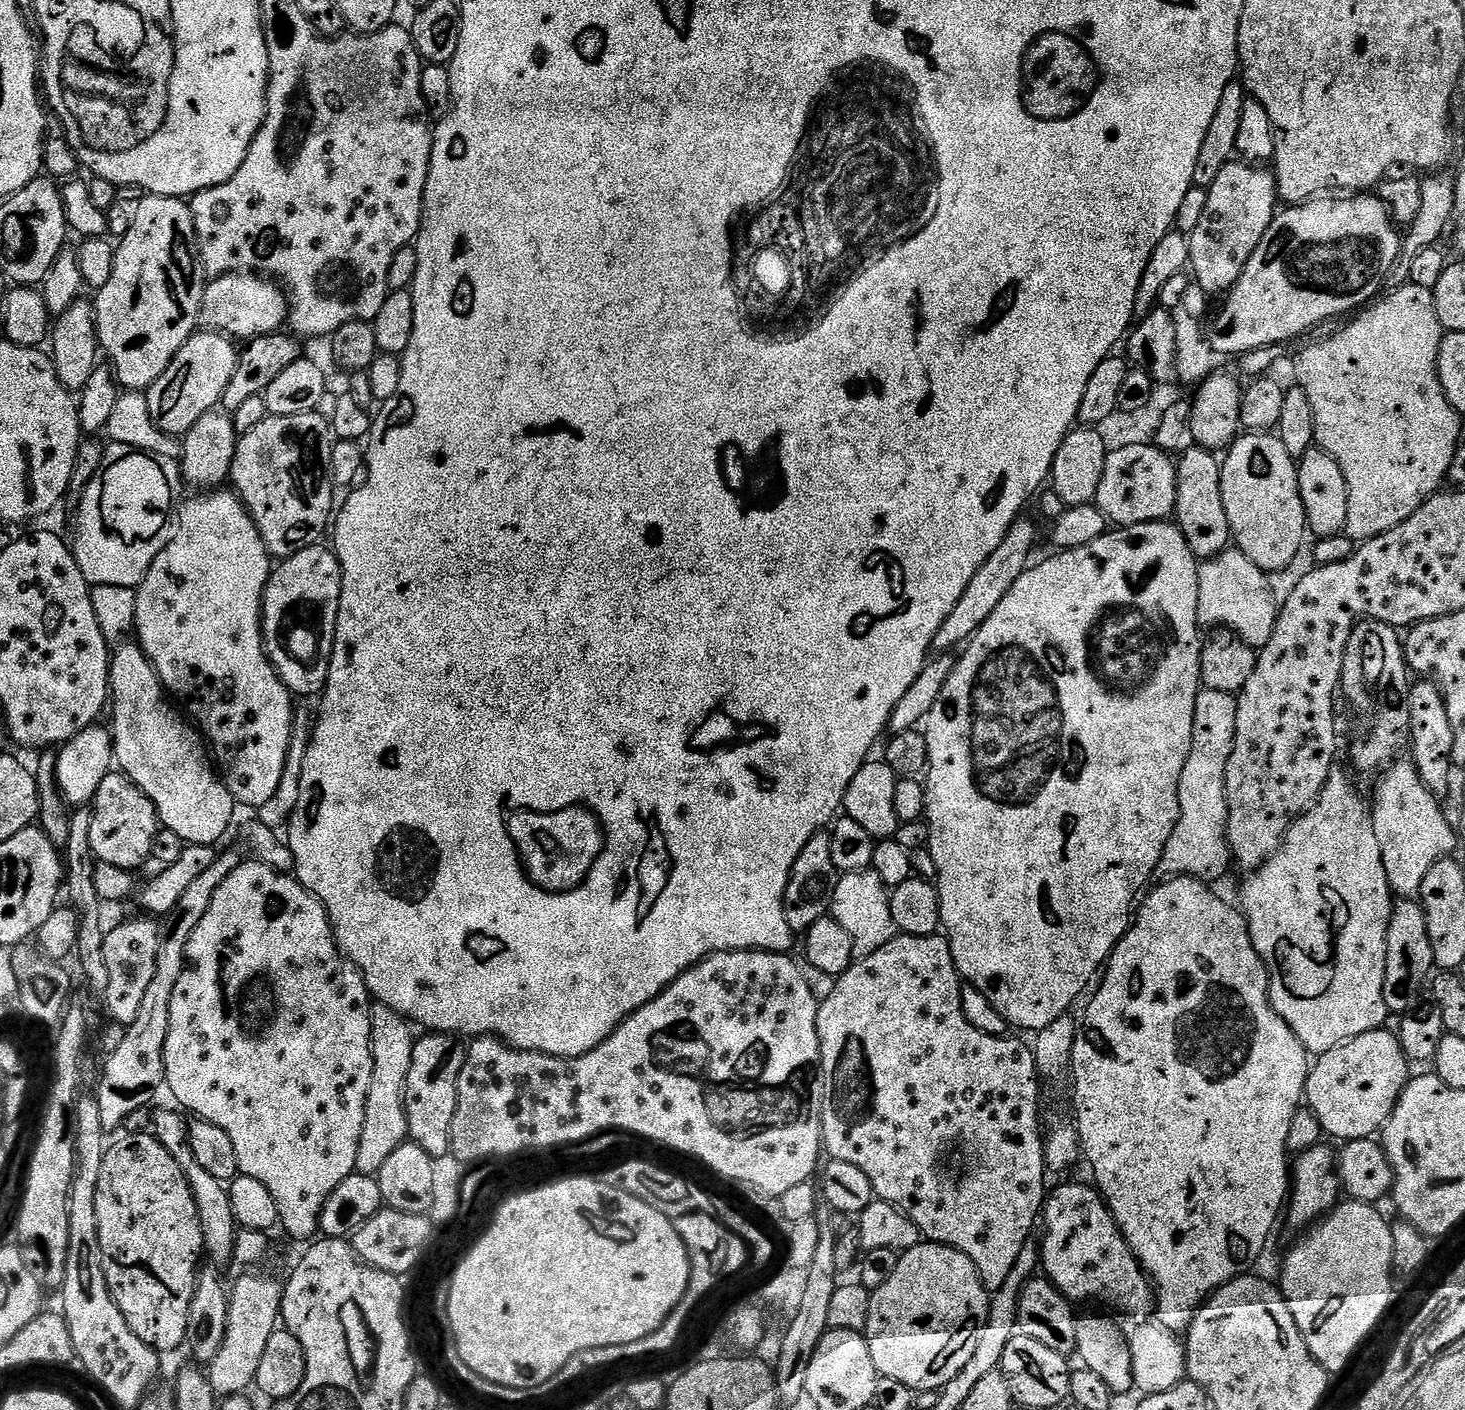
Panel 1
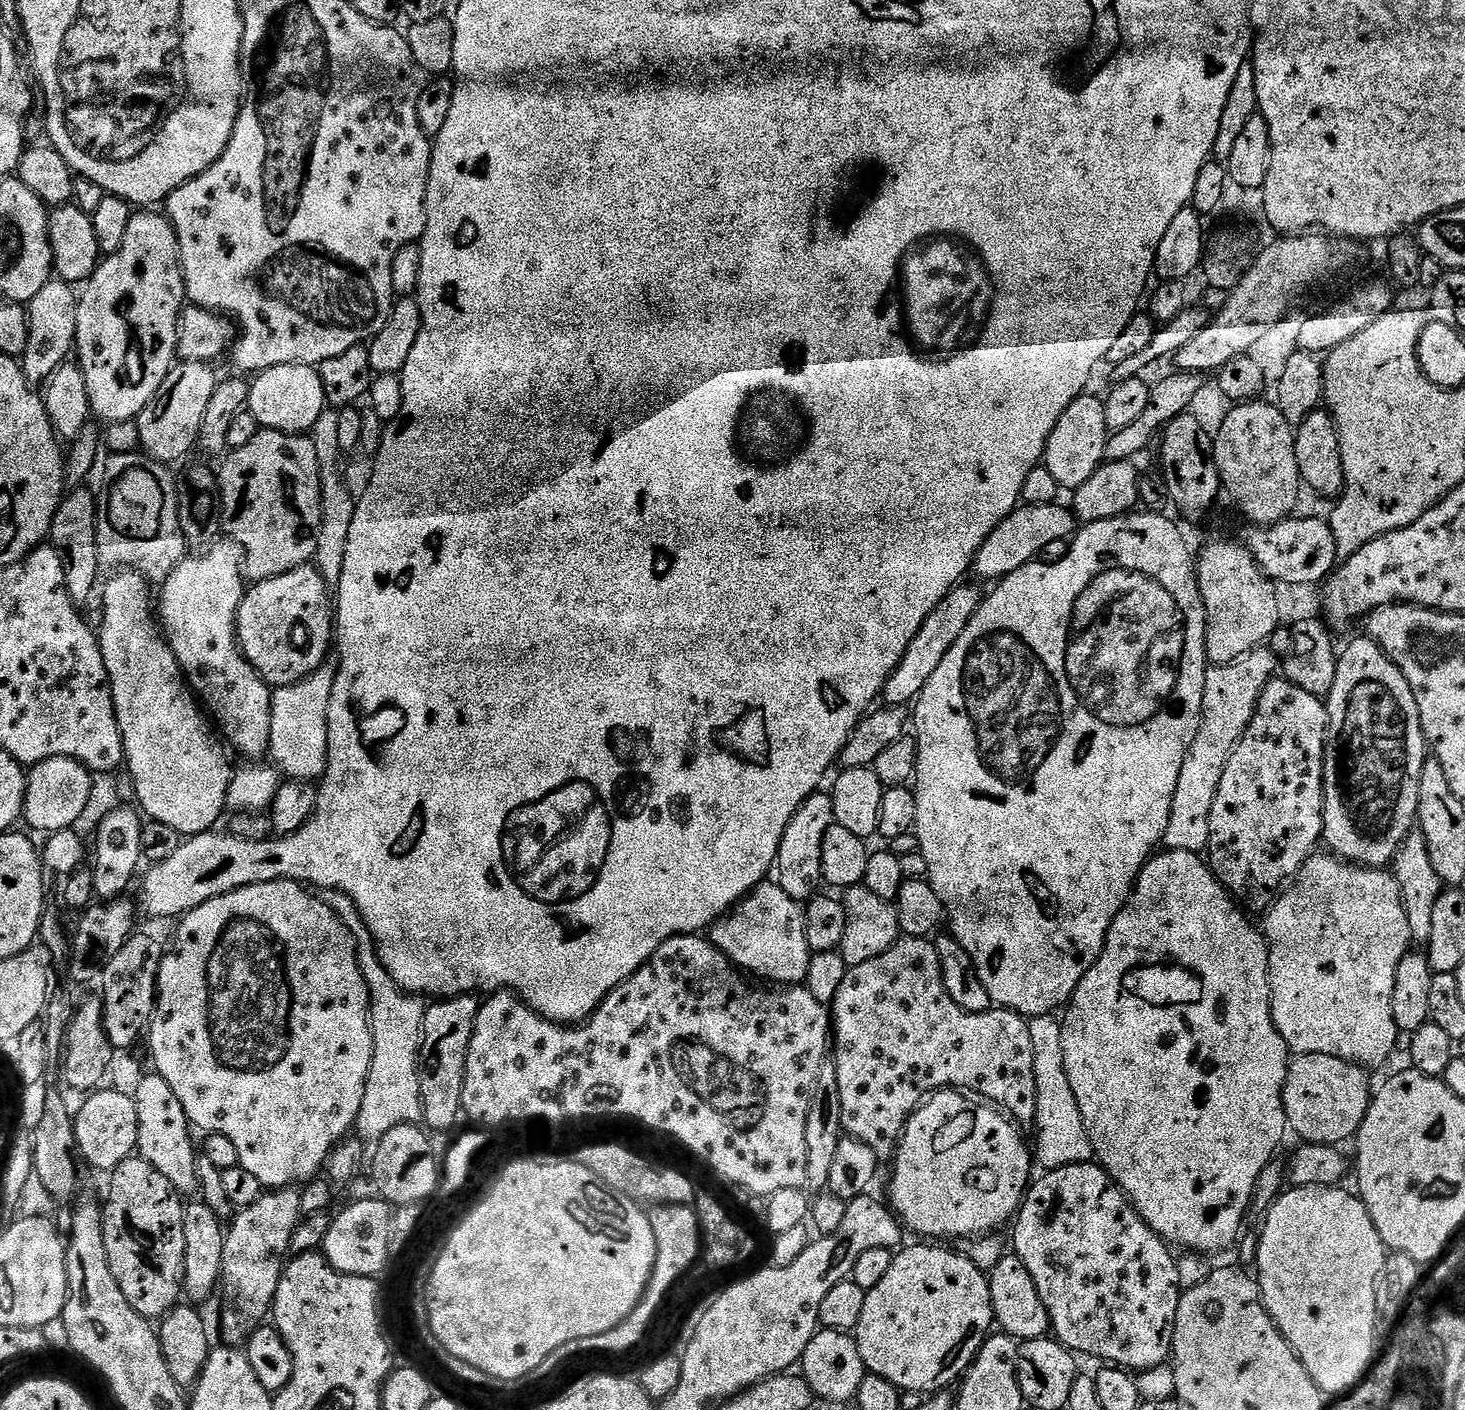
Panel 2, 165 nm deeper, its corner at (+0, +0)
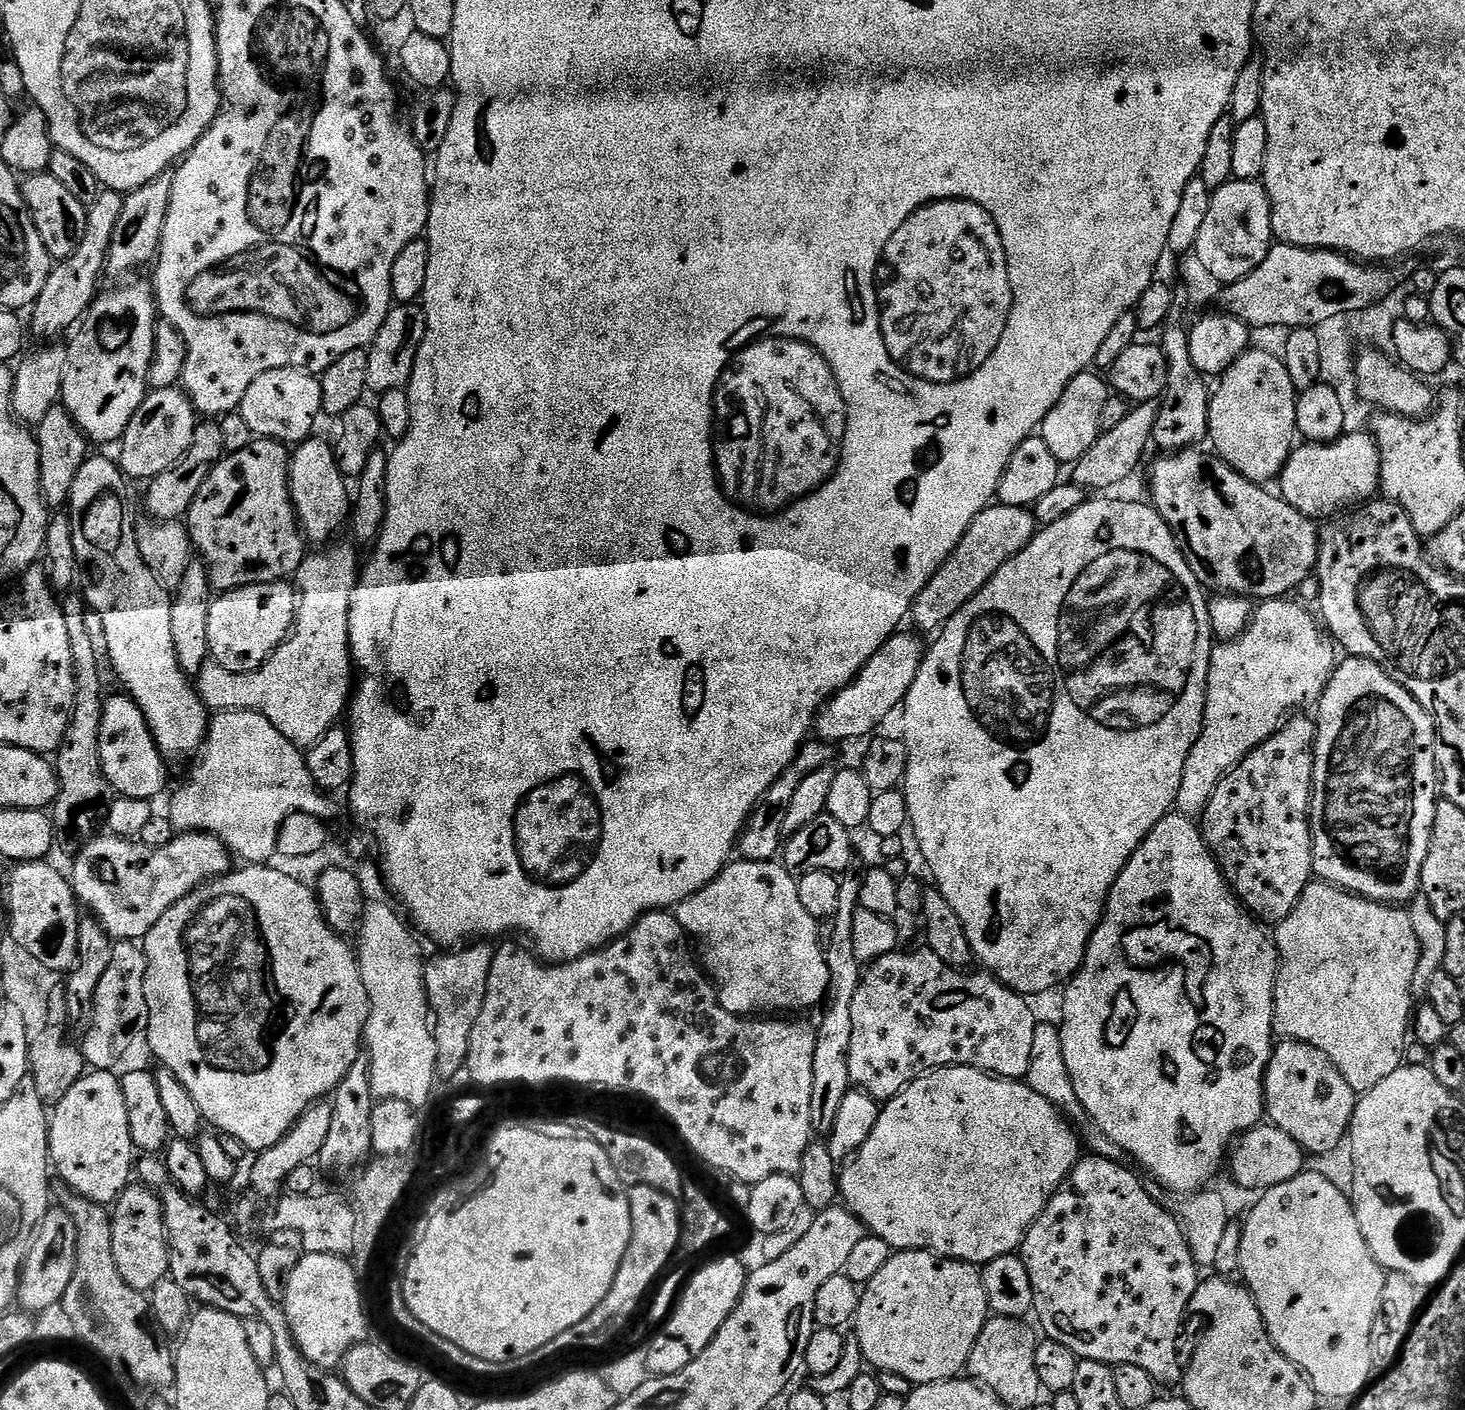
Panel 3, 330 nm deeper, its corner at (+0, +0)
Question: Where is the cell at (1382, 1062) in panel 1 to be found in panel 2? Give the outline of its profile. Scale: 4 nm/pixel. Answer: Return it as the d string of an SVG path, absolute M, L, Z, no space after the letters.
M1330 1054L1296 1056L1288 1065L1288 1077L1284 1083L1284 1109L1289 1129L1293 1133L1296 1131L1301 1136L1301 1141L1310 1144L1340 1146L1343 1145L1343 1140L1351 1141L1360 1131L1374 1095L1374 1084L1368 1081L1367 1075L1369 1076L1369 1073L1361 1065L1334 1058Z

